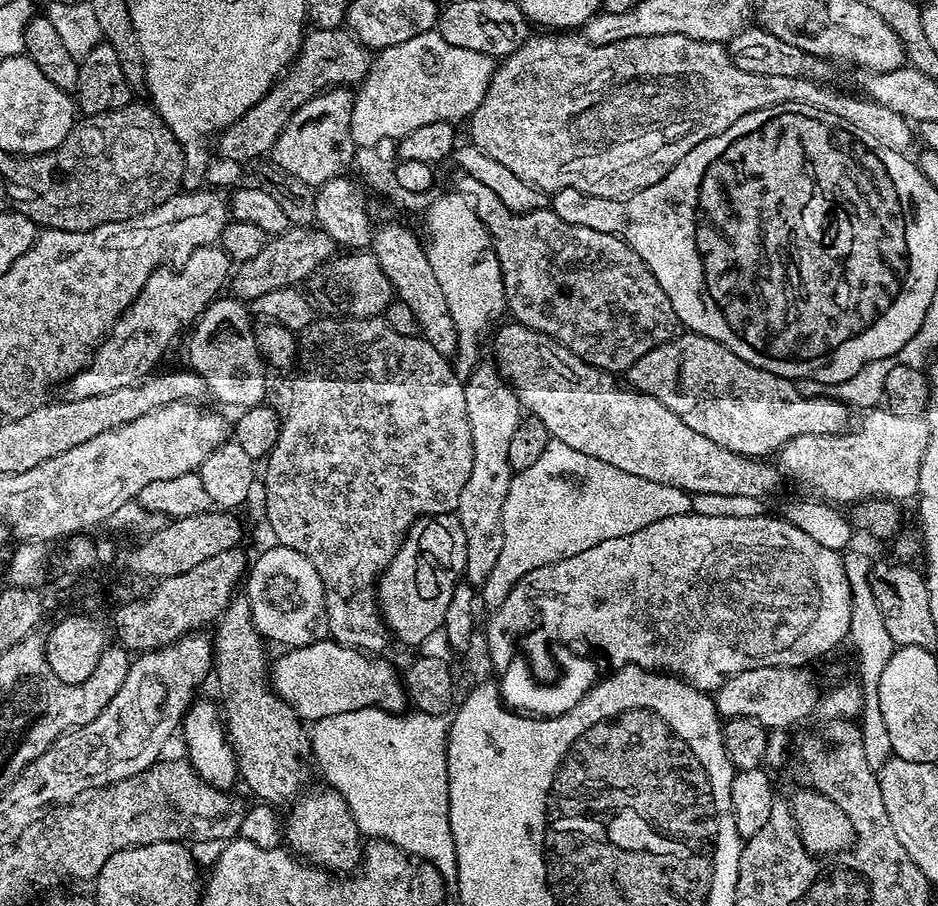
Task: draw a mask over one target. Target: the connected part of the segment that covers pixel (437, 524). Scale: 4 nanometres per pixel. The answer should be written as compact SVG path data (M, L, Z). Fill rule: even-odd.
M447 512L437 516L422 516L412 523L399 550L392 555L387 568L380 573L374 591L378 601L378 611L391 635L404 644L418 646L427 636L441 631L446 618L446 605L454 586L464 576L466 567L466 534L460 525L460 517Z

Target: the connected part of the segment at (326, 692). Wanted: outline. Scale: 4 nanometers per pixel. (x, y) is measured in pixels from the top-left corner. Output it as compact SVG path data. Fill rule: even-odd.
M331 638L281 652L284 653L270 664L271 687L275 695L305 722L315 722L330 714L348 712L357 707L356 692L365 696L369 705L386 710L400 710L404 702L406 704L406 689L401 677L386 661L380 660L384 658L366 658L360 649L337 644Z

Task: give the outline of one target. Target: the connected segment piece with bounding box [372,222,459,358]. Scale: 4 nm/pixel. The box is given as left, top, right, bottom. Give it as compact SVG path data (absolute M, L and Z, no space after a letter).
M392 222L375 229L372 236L372 251L379 260L383 272L392 284L397 299L406 303L413 311L421 328L421 337L433 346L434 350L446 358L459 349L459 332L453 326L452 315L448 312L448 303L442 286L435 277L433 267L423 243L408 228Z

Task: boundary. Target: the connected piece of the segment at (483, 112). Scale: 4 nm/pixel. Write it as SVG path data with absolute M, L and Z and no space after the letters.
M566 34L562 40L551 40L548 36L529 38L518 51L512 53L503 61L504 64L495 69L492 74L492 85L488 87L488 93L482 98L482 102L472 111L470 123L472 123L471 143L475 144L490 158L496 162L502 163L511 173L516 174L520 180L532 185L533 189L540 190L545 188L548 194L555 194L564 188L573 188L583 192L586 196L601 196L607 200L619 200L627 198L634 192L641 192L650 186L654 186L666 174L670 174L672 167L694 146L706 142L714 134L734 126L738 118L750 114L754 110L763 108L779 108L781 106L807 106L809 108L821 108L824 112L834 114L838 119L846 121L850 126L870 134L878 146L886 146L886 150L894 150L894 154L908 156L911 153L912 140L914 142L913 125L902 114L890 110L890 106L882 106L878 102L867 98L856 96L843 96L840 92L827 92L824 86L821 86L815 80L807 80L799 76L790 78L782 74L754 74L747 72L737 66L732 57L728 55L727 47L718 42L709 42L707 40L695 40L686 38L682 34L662 34L661 36L639 36L638 38L626 38L618 42L609 44L589 44L583 38L575 40L574 35Z

